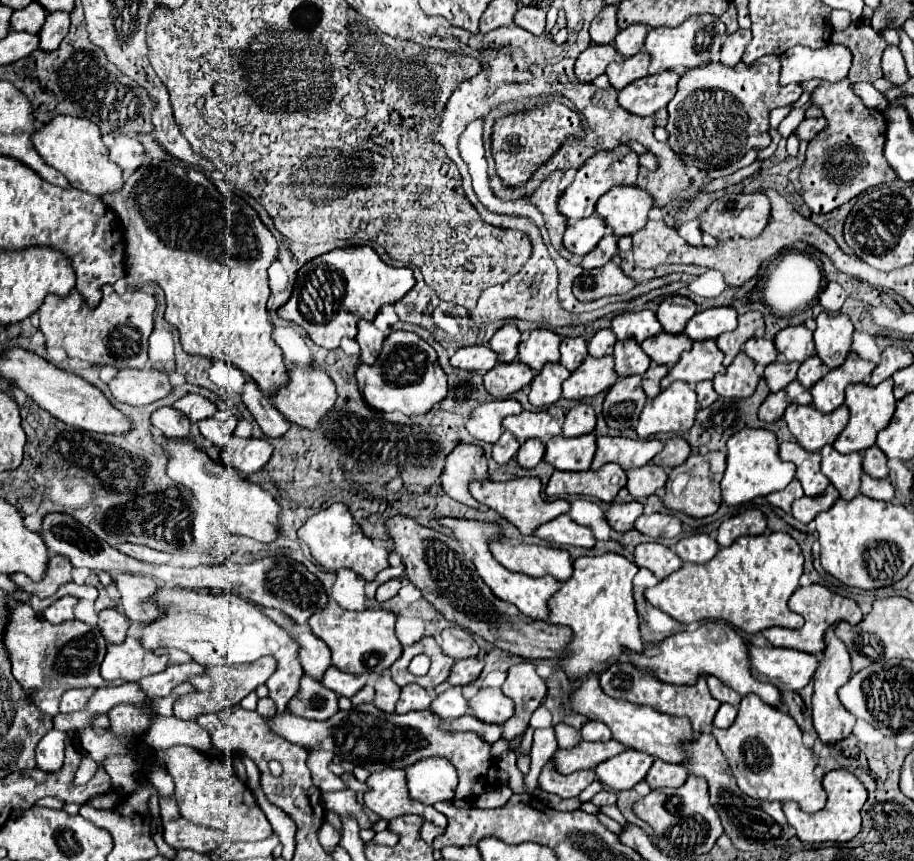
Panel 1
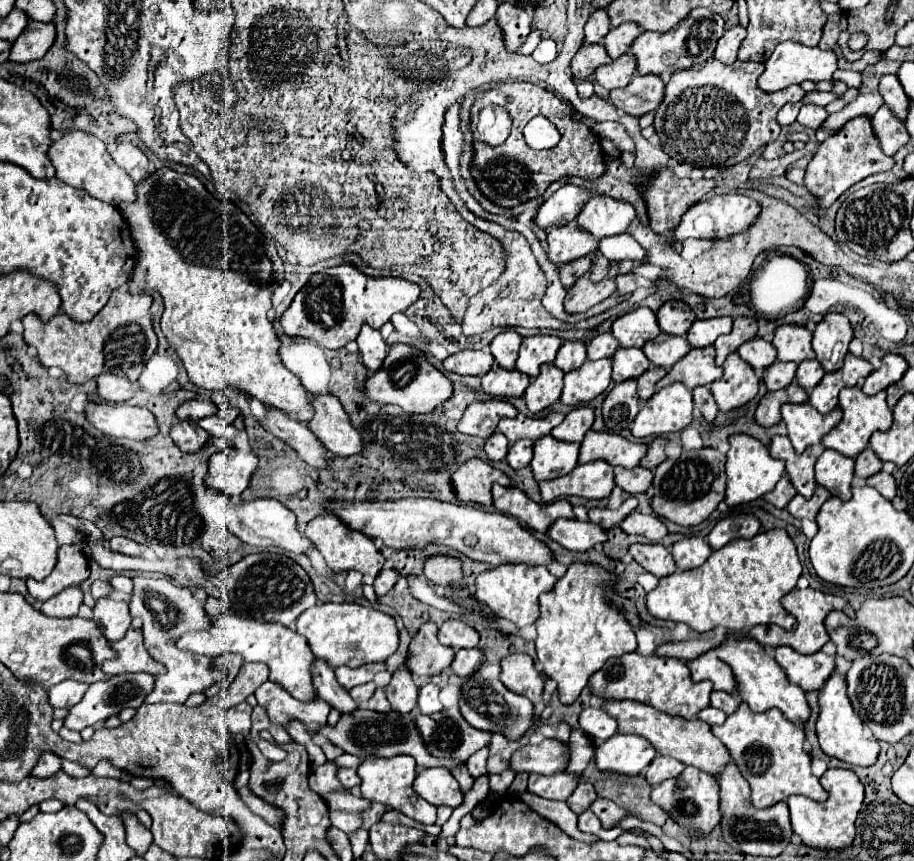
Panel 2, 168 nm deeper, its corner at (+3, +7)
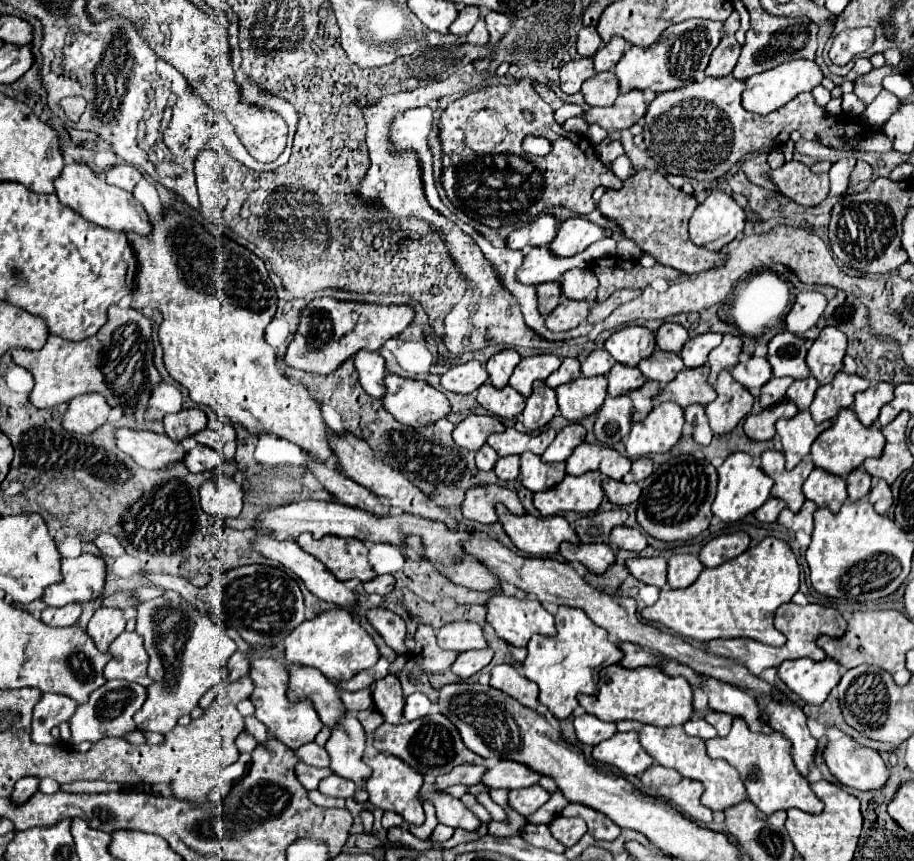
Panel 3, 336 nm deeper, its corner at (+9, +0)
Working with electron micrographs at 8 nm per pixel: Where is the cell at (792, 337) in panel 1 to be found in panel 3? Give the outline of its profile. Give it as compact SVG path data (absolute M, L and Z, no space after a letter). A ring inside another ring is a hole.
M781 332L769 342L767 360L773 366L775 376L791 376L791 378L807 378L809 368L805 364L805 340L791 332Z

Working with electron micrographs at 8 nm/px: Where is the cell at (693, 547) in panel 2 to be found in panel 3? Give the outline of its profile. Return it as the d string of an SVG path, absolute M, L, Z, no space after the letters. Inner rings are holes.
M675 554L669 558L667 582L671 588L689 586L697 580L701 570L703 570L703 564L695 554Z

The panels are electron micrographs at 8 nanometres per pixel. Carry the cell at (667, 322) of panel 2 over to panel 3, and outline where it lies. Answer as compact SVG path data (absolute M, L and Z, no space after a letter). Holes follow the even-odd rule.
M665 322L657 330L657 346L665 352L679 352L687 342L687 338L689 338L689 332L681 324Z

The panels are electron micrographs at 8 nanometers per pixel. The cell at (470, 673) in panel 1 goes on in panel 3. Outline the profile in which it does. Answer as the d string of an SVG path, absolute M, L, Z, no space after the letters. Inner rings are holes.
M485 648L485 650L467 650L467 652L461 652L457 656L457 660L453 662L451 670L459 678L467 680L473 674L477 674L481 668L485 668L491 662L491 658L493 658L493 650L491 648Z

